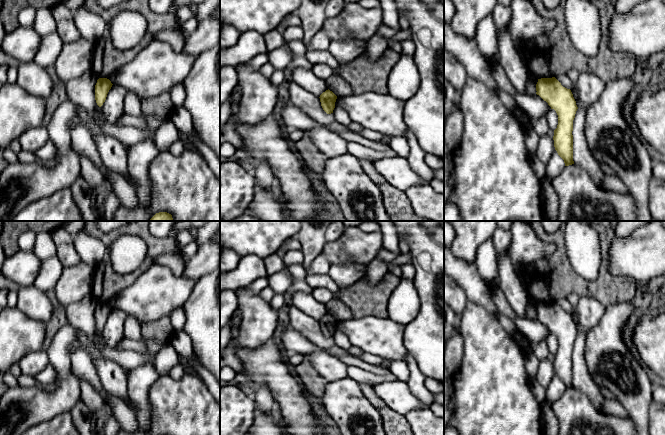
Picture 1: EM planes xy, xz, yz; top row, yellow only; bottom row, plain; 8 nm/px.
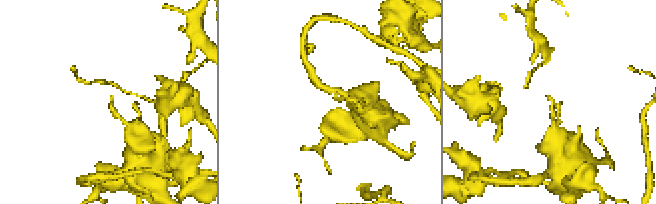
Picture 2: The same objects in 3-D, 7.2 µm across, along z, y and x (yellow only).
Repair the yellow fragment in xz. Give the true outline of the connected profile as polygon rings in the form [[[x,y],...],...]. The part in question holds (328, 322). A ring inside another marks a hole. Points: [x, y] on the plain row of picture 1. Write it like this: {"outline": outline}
{"outline": [[[328,313],[325,316],[323,316],[319,322],[320,322],[320,326],[323,334],[327,338],[333,337],[337,320]]]}

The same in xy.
{"outline": [[[99,302],[95,309],[95,324],[99,331],[103,329],[106,324],[107,318],[112,311],[112,307],[107,302]]]}

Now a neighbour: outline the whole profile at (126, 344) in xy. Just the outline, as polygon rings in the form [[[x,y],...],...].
[[[124,338],[119,344],[117,344],[115,349],[119,351],[133,350],[136,352],[148,354],[152,359],[154,358],[153,356],[150,355],[148,348],[143,341]]]

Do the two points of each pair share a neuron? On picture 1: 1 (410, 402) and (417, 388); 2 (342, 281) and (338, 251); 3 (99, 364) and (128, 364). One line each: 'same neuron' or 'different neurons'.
1: different neurons
2: different neurons
3: different neurons

